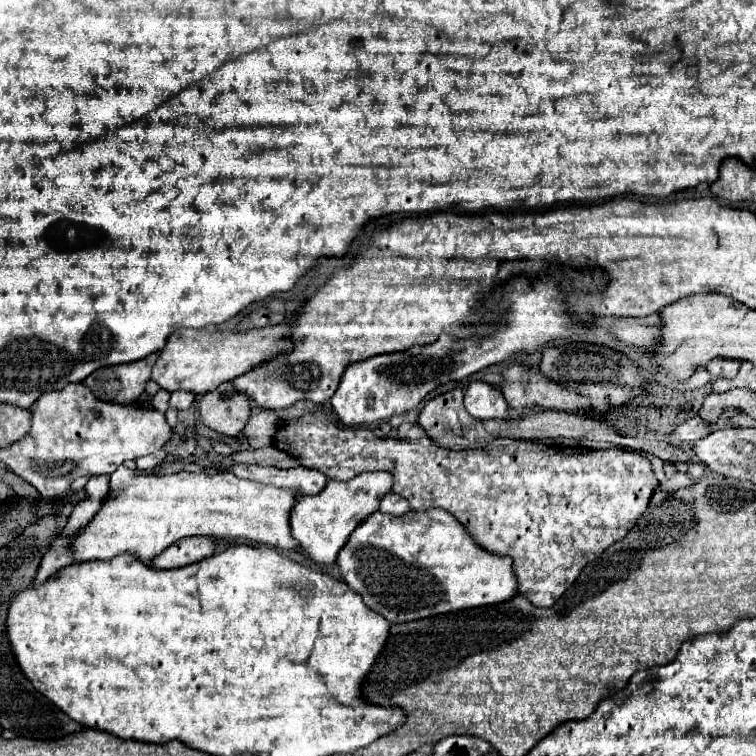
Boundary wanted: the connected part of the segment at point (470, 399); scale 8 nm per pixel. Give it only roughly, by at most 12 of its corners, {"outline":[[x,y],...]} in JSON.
{"outline":[[473,381],[465,407],[477,419],[503,419],[509,405],[495,385]]}

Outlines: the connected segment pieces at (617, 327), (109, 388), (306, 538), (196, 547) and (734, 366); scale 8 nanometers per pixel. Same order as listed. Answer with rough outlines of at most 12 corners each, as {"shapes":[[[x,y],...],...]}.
{"shapes":[[[661,315],[617,319],[611,333],[651,351],[661,343]],[[157,353],[103,367],[83,381],[101,401],[131,405]],[[375,471],[299,497],[299,553],[333,565],[347,537],[391,489]],[[189,537],[155,557],[155,569],[177,569],[215,553],[215,539]],[[715,357],[707,363],[713,379],[731,379],[739,361]]]}

